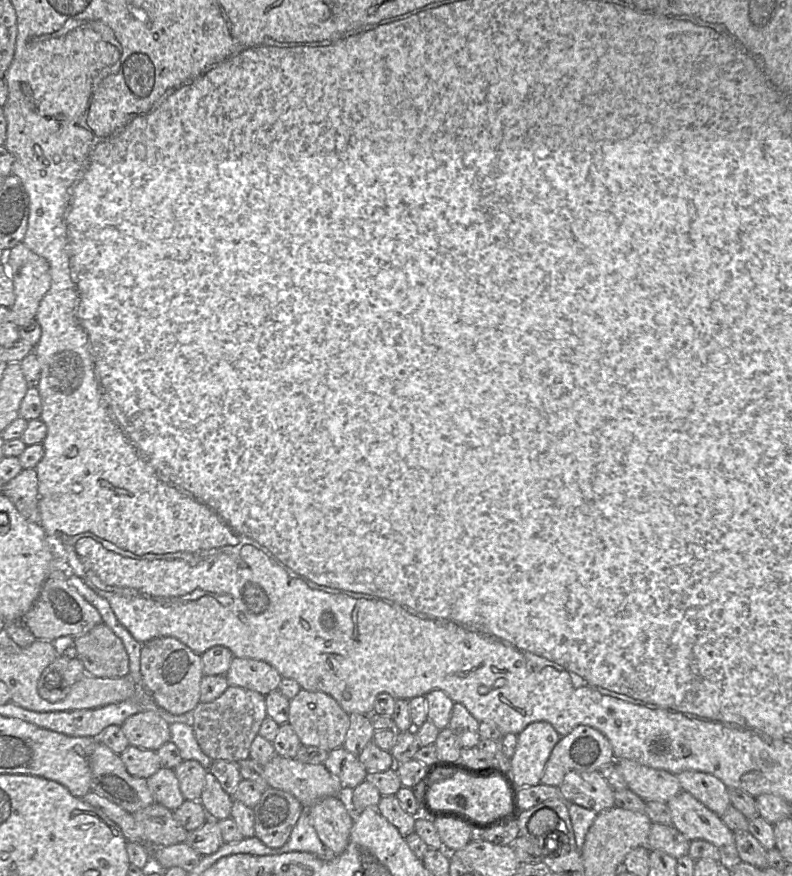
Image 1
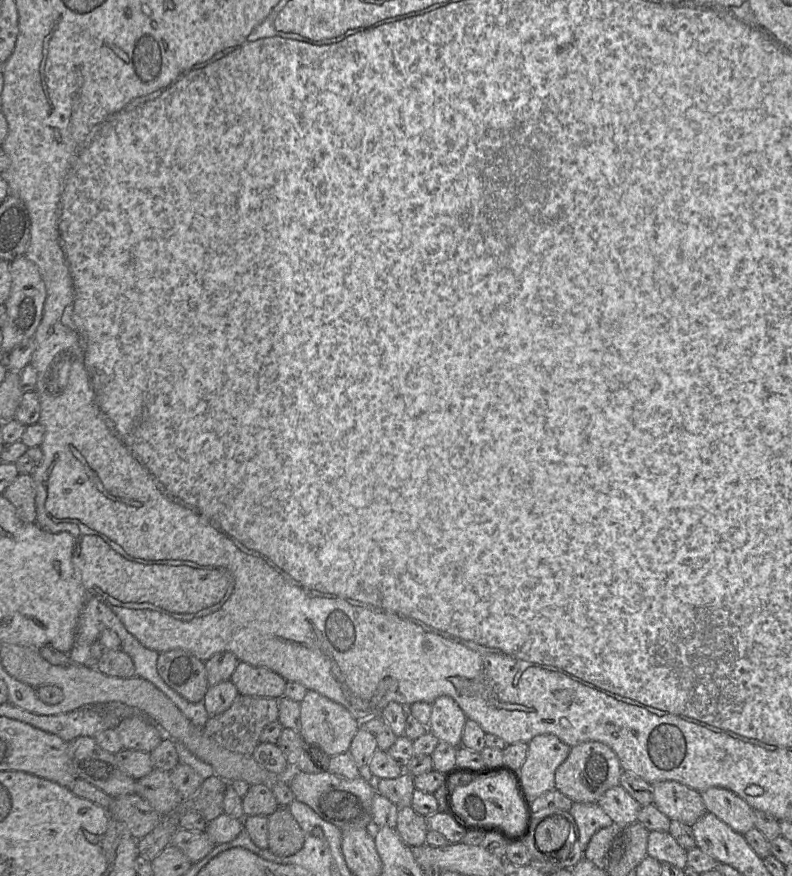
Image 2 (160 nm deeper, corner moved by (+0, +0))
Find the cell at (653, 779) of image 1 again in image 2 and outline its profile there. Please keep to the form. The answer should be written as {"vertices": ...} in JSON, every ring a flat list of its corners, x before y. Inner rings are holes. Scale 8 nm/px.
{"vertices":[[667,780,652,784,653,804,670,820,692,826,707,811,701,793,680,782]]}

